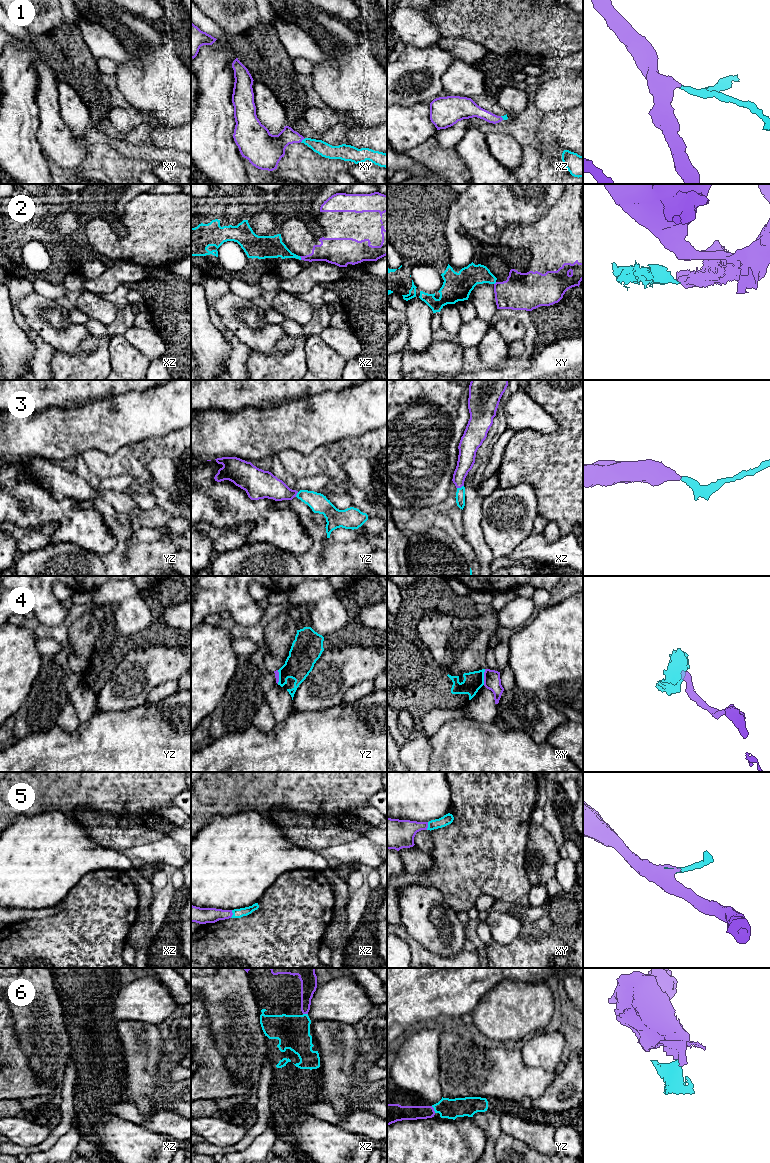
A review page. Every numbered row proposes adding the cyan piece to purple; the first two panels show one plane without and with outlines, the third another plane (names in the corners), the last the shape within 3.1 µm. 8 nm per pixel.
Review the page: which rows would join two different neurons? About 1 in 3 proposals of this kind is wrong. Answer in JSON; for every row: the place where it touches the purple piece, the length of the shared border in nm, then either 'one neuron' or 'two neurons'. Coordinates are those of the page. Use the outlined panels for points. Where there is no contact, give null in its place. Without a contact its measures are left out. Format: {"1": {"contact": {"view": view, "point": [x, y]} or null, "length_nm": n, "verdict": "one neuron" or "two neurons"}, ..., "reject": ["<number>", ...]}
{"1": {"contact": {"view": "xy", "point": [302, 139]}, "length_nm": 50, "verdict": "one neuron"}, "2": {"contact": {"view": "xz", "point": [301, 258]}, "length_nm": 40, "verdict": "two neurons"}, "3": {"contact": {"view": "xz", "point": [460, 487]}, "length_nm": 60, "verdict": "one neuron"}, "4": {"contact": {"view": "xy", "point": [484, 677]}, "length_nm": 130, "verdict": "two neurons"}, "5": {"contact": {"view": "xz", "point": [232, 914]}, "length_nm": 70, "verdict": "one neuron"}, "6": {"contact": {"view": "yz", "point": [433, 1109]}, "length_nm": 70, "verdict": "one neuron"}, "reject": ["2", "4"]}

